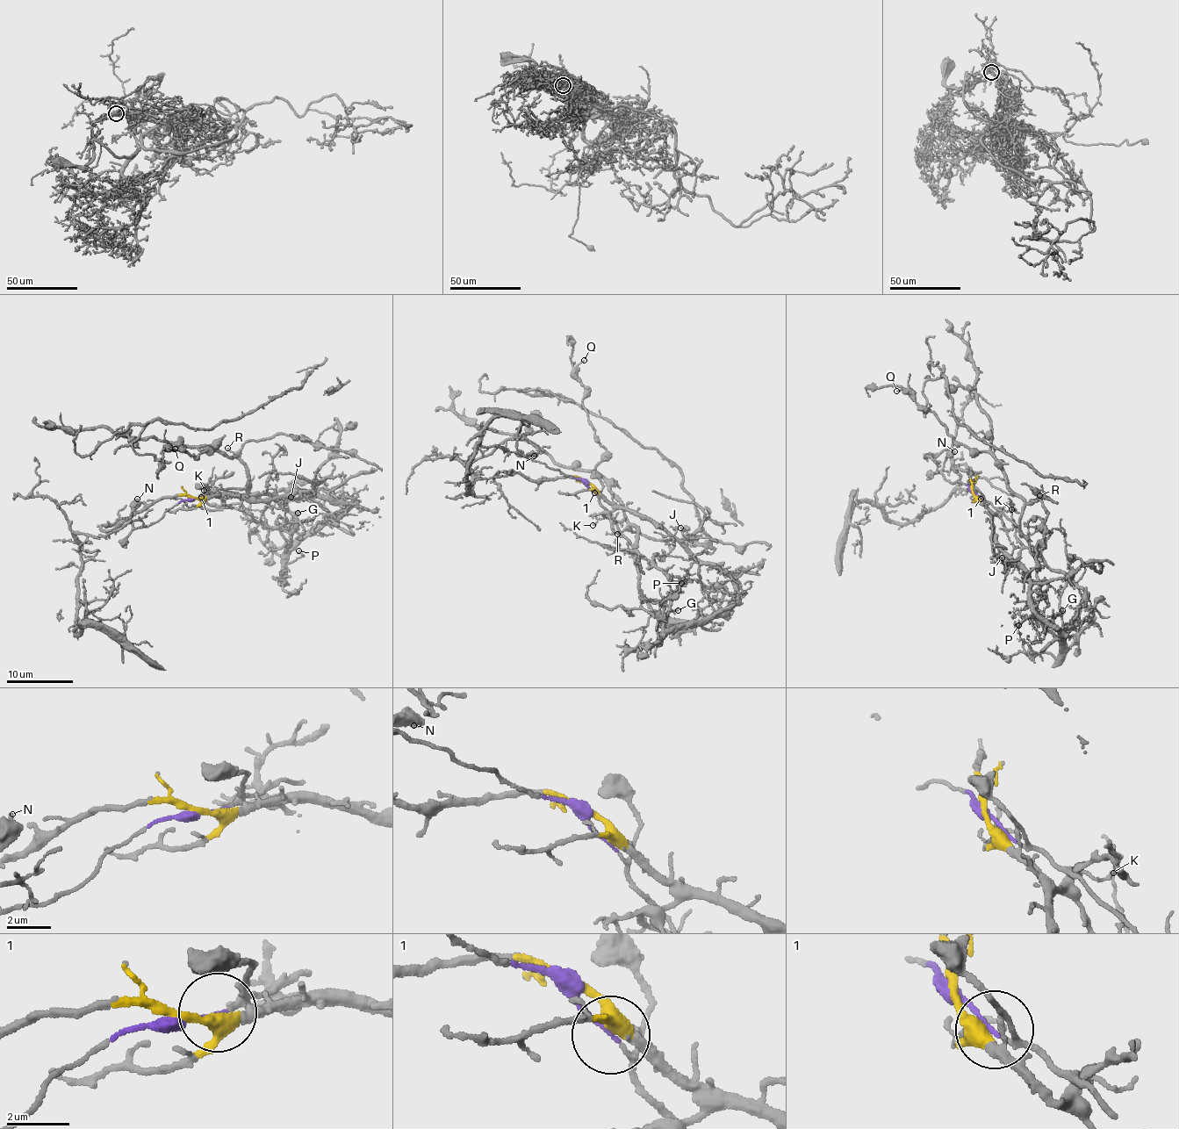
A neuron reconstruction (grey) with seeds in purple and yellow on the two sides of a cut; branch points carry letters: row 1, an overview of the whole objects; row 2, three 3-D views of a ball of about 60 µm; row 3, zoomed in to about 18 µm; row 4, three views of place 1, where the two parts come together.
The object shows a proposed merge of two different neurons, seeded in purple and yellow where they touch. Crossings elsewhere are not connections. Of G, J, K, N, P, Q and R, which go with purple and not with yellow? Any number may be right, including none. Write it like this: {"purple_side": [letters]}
{"purple_side": ["N", "Q", "R"]}

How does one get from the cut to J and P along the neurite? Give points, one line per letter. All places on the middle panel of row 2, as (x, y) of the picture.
J: (587, 483), (612, 503), (656, 521), (686, 542), (689, 534), (681, 527)
P: (587, 483), (656, 521), (731, 581), (736, 596), (722, 609), (657, 637), (666, 593), (681, 583)

